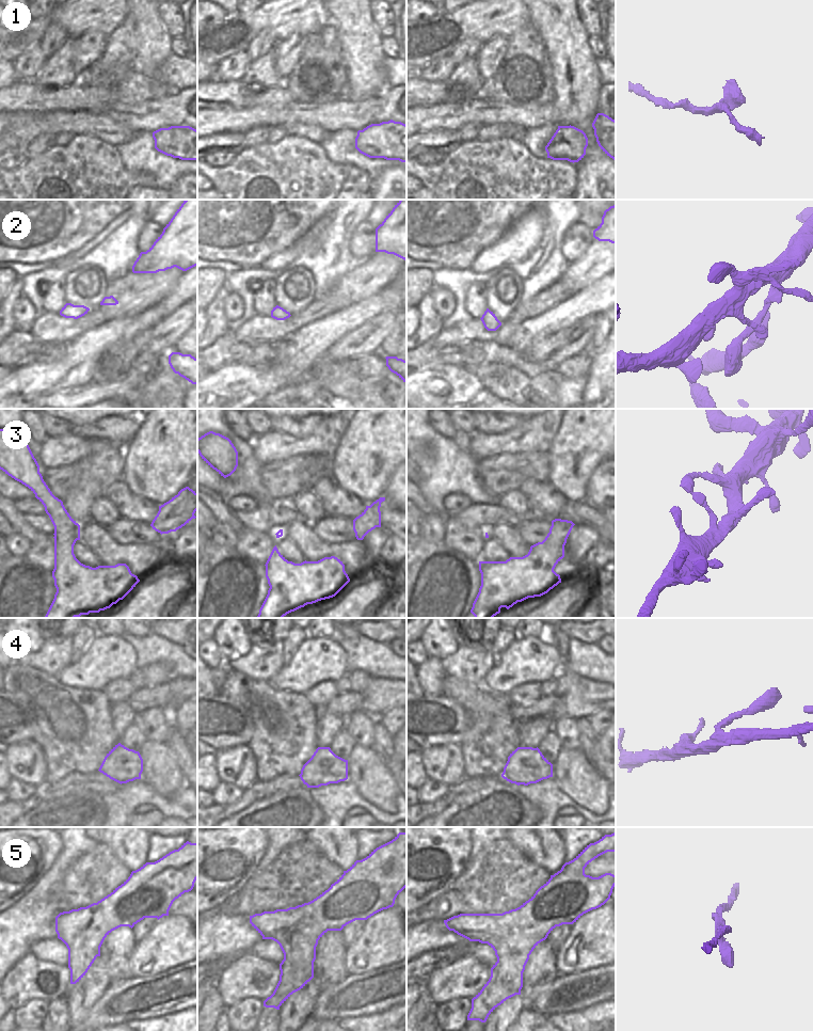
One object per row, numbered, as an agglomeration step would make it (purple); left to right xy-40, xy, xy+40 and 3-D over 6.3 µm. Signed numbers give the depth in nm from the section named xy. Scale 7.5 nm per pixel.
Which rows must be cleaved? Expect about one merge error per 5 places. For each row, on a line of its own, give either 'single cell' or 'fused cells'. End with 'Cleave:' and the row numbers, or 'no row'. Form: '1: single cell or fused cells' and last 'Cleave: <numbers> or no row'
1: single cell
2: single cell
3: single cell
4: fused cells
5: single cell
Cleave: 4

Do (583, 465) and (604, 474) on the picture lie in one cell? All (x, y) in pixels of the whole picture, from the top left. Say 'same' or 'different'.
different

